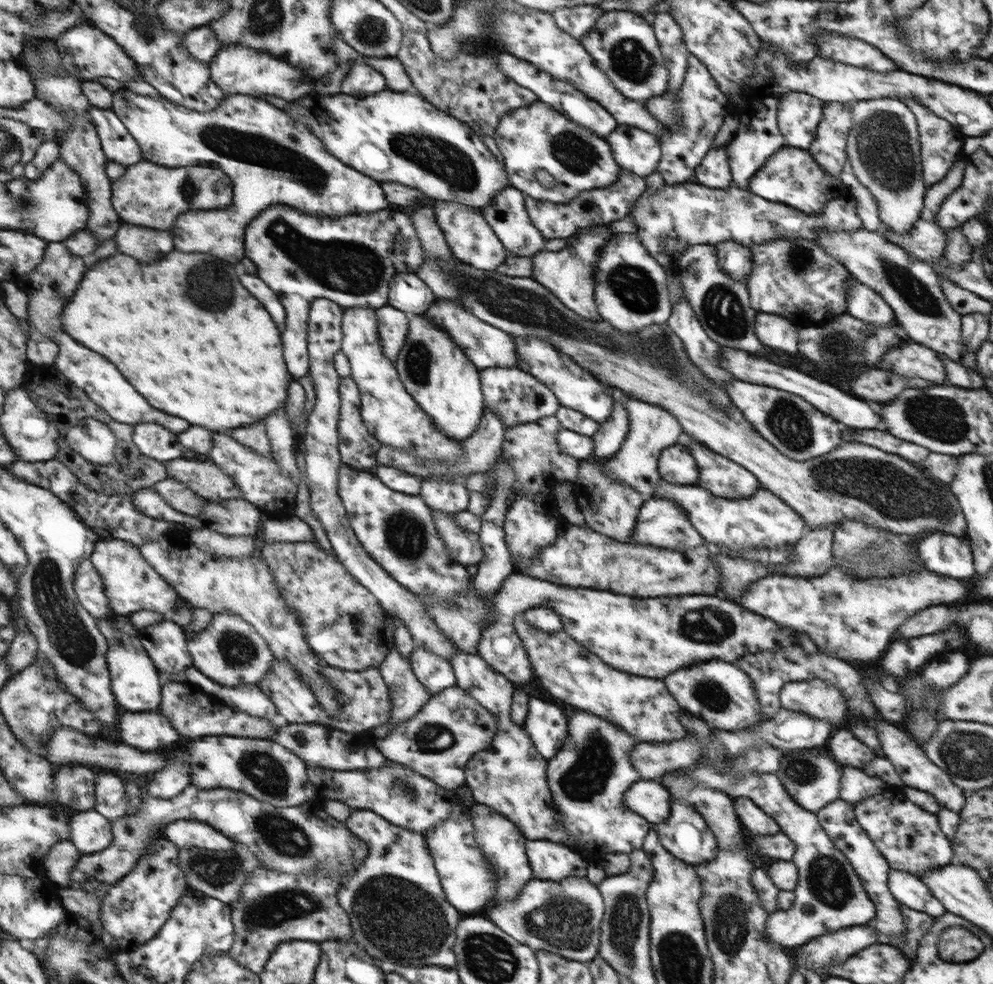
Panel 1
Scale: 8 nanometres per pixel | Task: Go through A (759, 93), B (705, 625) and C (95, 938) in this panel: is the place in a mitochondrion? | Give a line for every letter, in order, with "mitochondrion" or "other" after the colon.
A: other
B: mitochondrion
C: other

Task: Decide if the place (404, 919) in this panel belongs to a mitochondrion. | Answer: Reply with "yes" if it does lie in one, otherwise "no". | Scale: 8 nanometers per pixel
yes

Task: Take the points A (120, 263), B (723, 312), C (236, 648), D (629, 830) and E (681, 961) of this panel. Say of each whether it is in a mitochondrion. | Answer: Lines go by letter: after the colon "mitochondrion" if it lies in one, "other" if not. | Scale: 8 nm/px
A: other
B: mitochondrion
C: mitochondrion
D: other
E: mitochondrion

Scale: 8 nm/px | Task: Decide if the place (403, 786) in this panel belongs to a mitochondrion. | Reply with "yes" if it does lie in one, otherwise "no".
yes

